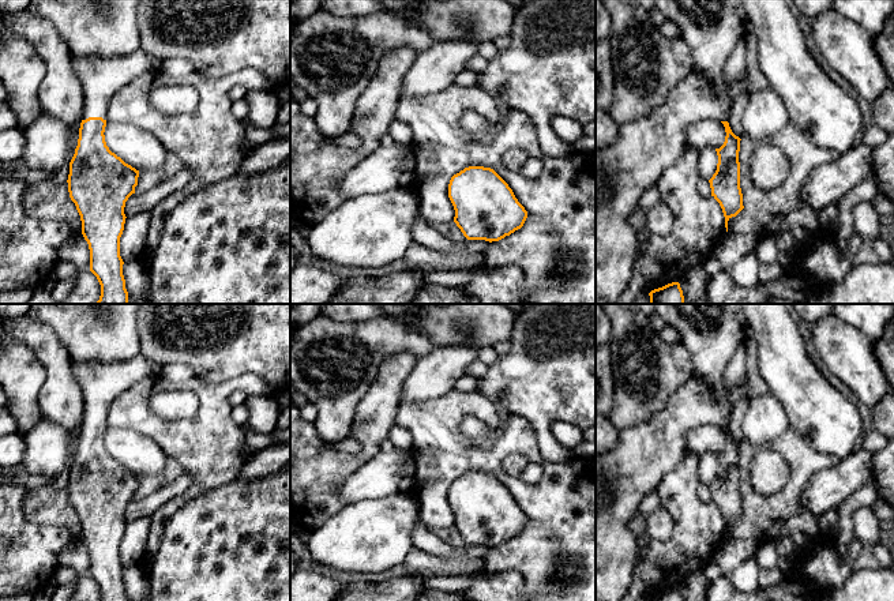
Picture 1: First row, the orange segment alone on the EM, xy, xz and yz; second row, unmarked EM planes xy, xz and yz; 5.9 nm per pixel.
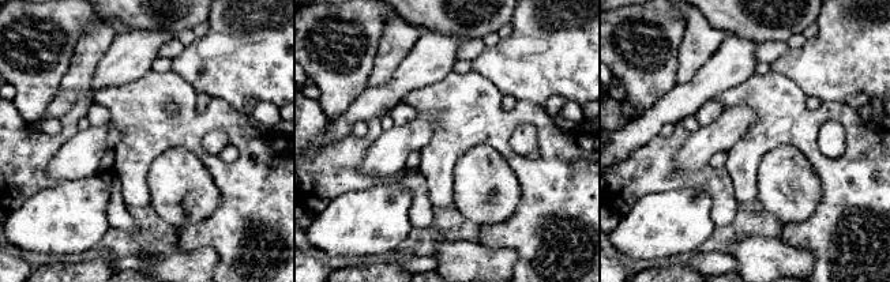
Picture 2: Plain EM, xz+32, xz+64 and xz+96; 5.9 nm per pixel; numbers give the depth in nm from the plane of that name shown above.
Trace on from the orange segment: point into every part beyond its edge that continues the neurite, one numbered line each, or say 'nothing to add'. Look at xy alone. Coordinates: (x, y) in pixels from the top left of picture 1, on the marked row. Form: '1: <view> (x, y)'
1: xy (101, 78)

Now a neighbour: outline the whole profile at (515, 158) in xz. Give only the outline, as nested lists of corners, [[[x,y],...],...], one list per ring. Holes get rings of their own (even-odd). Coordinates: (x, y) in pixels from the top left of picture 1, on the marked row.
[[[510,149],[503,155],[503,164],[512,172],[521,173],[522,168],[527,162],[529,157],[525,150],[522,149]]]

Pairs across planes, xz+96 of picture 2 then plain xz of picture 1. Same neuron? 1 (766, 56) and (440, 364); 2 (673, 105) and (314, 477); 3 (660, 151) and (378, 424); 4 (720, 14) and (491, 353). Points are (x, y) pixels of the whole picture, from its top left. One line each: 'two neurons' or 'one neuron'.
1: two neurons
2: two neurons
3: one neuron
4: two neurons

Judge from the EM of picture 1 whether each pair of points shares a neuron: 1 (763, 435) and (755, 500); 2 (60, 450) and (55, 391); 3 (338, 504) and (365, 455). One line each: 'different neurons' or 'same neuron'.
1: different neurons
2: different neurons
3: same neuron

